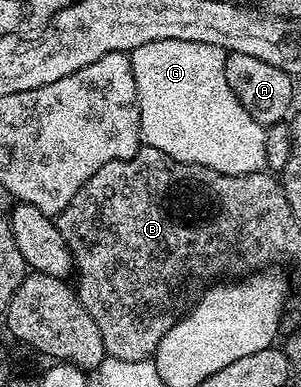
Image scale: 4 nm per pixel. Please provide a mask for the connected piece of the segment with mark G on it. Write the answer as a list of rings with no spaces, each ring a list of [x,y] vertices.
[[[159,39],[132,50],[129,62],[135,75],[137,102],[141,108],[141,139],[144,144],[171,155],[176,161],[206,165],[227,175],[259,173],[266,168],[264,139],[267,129],[247,115],[243,103],[239,103],[231,87],[227,87],[226,56],[226,50],[211,43],[187,39]]]

